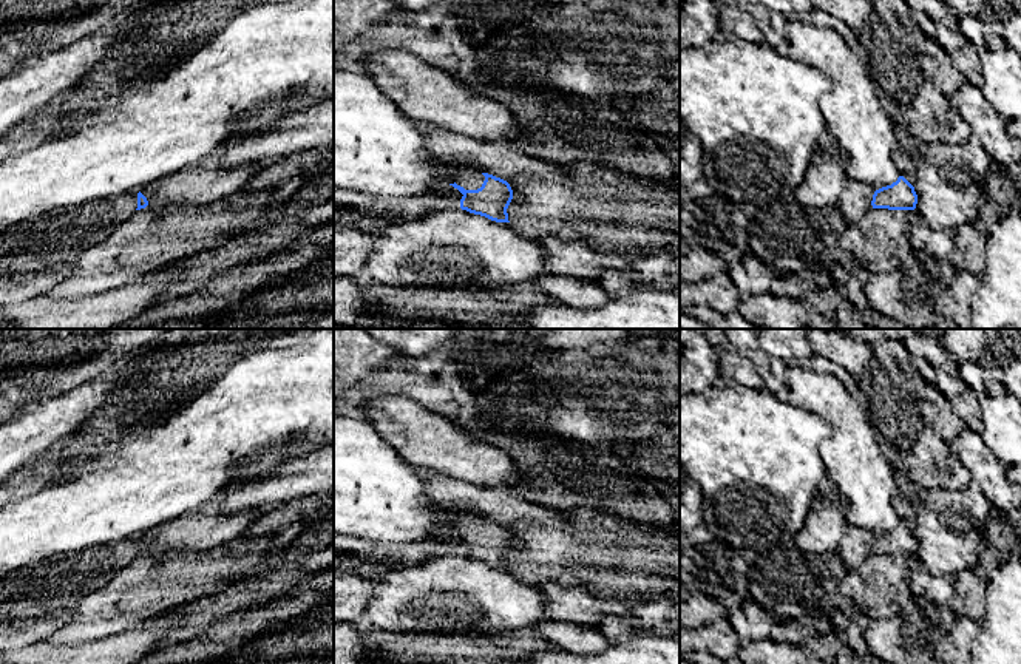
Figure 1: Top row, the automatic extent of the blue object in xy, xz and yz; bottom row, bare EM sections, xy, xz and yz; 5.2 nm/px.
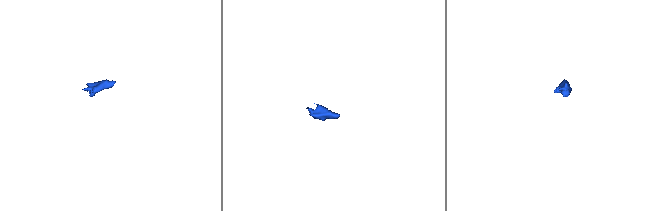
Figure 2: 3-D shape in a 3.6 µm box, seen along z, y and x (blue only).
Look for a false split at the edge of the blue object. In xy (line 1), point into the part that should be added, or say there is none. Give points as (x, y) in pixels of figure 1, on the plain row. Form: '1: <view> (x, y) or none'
1: xy (57, 582)

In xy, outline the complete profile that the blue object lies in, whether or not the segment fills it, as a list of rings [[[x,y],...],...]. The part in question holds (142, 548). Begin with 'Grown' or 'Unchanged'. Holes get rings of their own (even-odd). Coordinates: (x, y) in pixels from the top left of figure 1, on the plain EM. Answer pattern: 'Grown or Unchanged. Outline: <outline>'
Grown. Outline: [[[141,537],[127,539],[11,571],[0,578],[0,619],[39,618],[77,605],[83,596],[107,585],[119,570],[147,551]]]

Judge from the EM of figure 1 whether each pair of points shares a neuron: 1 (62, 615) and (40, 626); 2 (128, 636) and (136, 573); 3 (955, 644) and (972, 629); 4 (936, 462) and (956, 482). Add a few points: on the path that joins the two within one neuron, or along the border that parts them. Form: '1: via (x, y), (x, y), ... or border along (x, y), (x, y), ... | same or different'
1: via (57, 618), (45, 624) | same
2: border along (141, 623), (94, 638) | different
3: via (959, 640), (967, 632) | same
4: via (941, 467), (952, 477) | same

